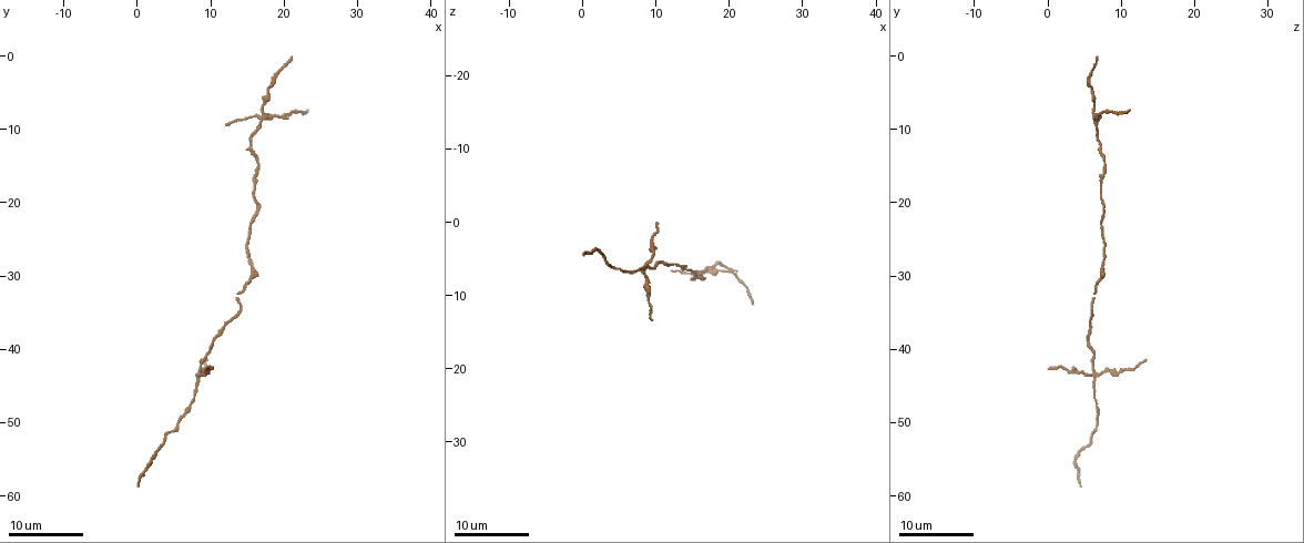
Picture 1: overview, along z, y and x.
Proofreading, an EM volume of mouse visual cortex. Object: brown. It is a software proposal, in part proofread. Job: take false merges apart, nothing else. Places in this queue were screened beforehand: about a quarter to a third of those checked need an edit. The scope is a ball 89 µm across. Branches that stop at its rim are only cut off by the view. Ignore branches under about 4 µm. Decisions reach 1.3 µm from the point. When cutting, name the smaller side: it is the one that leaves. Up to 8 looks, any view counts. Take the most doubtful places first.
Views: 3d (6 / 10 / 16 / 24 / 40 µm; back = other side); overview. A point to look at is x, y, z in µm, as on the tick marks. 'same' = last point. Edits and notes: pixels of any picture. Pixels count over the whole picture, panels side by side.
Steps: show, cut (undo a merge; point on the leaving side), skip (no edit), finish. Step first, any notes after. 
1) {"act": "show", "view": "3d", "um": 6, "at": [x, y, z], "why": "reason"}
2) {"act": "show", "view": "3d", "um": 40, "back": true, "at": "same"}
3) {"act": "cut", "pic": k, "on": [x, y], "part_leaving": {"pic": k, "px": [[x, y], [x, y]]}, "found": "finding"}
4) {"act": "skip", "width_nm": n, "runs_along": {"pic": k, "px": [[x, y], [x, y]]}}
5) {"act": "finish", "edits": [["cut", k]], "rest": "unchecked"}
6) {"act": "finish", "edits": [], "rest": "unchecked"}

{"act": "show", "view": "3d", "um": 16, "at": [8.5, 43.5, 6.5], "why": "four arms meet"}

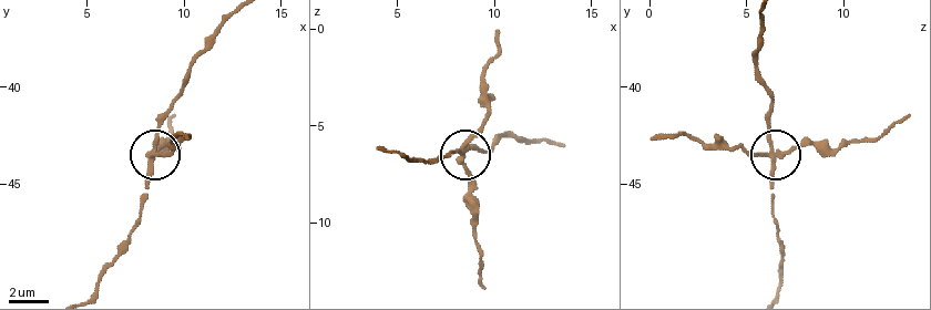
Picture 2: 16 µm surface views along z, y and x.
{"act": "show", "view": "3d", "um": 10, "at": [8.4, 43.8, 6.5], "why": "zoom in"}

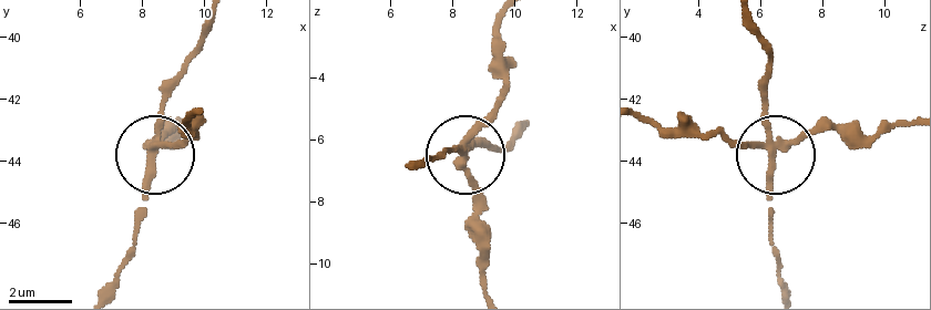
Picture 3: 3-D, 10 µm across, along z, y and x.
{"act": "cut", "pic": 3, "on": [170, 132], "part_leaving": {"pic": 3, "px": [[467, 154], [482, 287]]}, "found": "a second neuron is stuck on"}

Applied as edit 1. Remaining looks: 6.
{"act": "show", "view": "overview", "why": "redraw"}

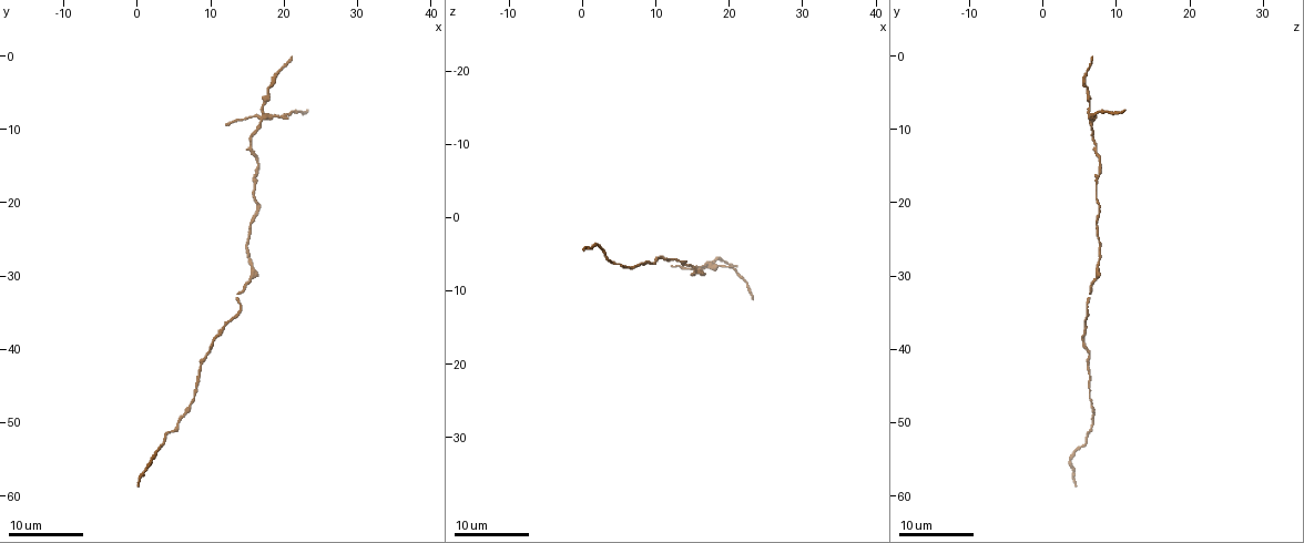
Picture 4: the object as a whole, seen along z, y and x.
{"act": "show", "view": "3d", "um": 16, "at": [17.0, 8.0, 6.5]}

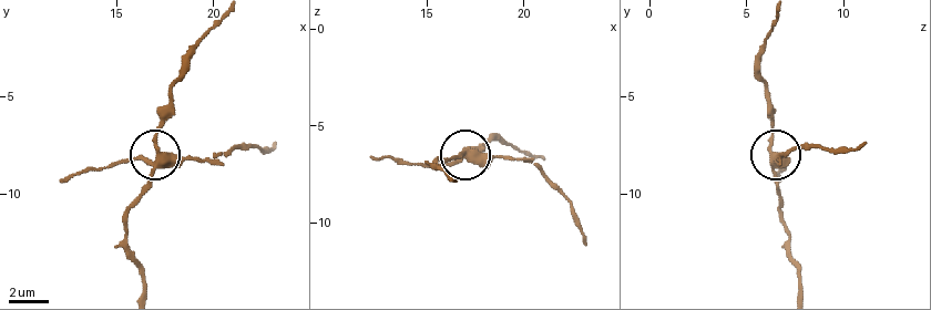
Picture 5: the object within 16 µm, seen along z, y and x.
{"act": "show", "view": "3d", "um": 6, "at": [17.3, 8.1, 6.3]}

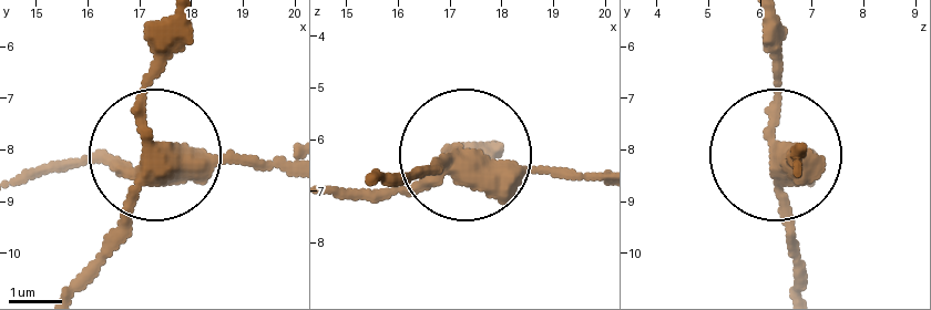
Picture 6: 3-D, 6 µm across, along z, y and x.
{"act": "cut", "pic": 6, "on": [84, 156], "width_nm": 350, "found": "a second neuron is stuck on"}

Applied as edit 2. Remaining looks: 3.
{"act": "show", "view": "3d", "um": 24, "at": [16.0, 17.5, 7.0], "why": "three-way junction"}

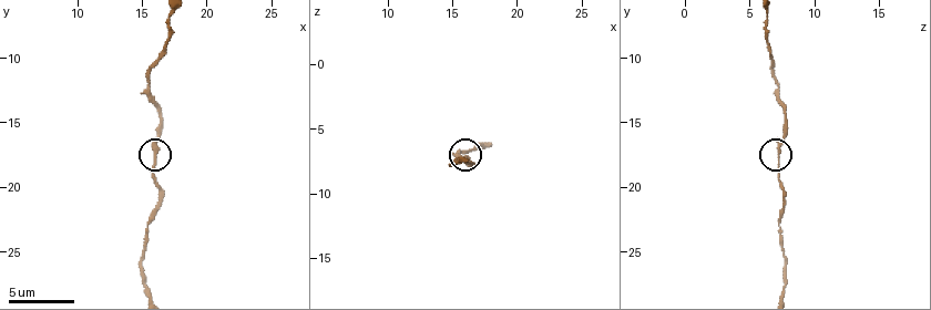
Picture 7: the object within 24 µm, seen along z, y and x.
{"act": "show", "view": "3d", "um": 6, "at": [15.8, 17.2, 7.2]}

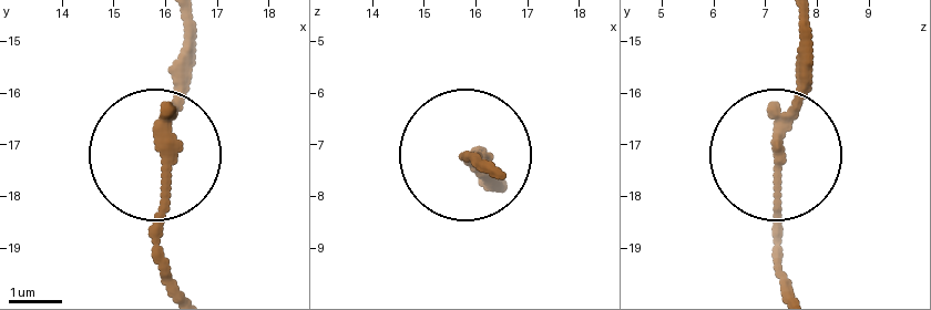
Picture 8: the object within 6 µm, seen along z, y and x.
{"act": "show", "view": "3d", "um": 6, "back": true, "at": [16.05, 17.30, 7.20]}

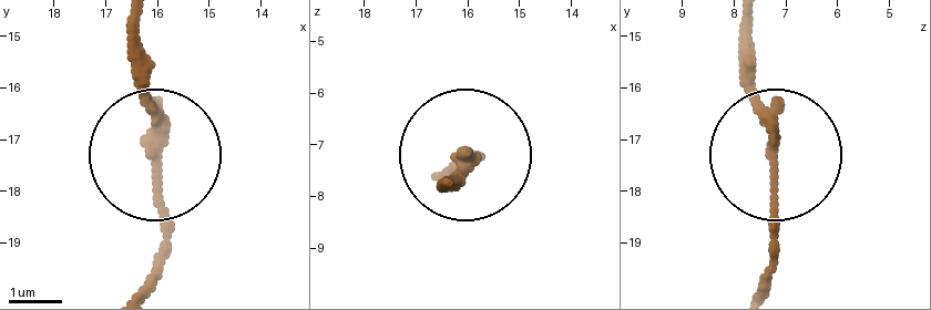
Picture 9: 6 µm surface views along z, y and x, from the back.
{"act": "skip", "runs_along": {"pic": 9, "px": [[146, 279], [164, 186], [137, 28]]}, "found": "continuous, no second neuron"}

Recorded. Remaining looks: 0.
{"act": "finish", "edits": [["cut", 3], ["cut", 6]], "rest": "unchecked"}

